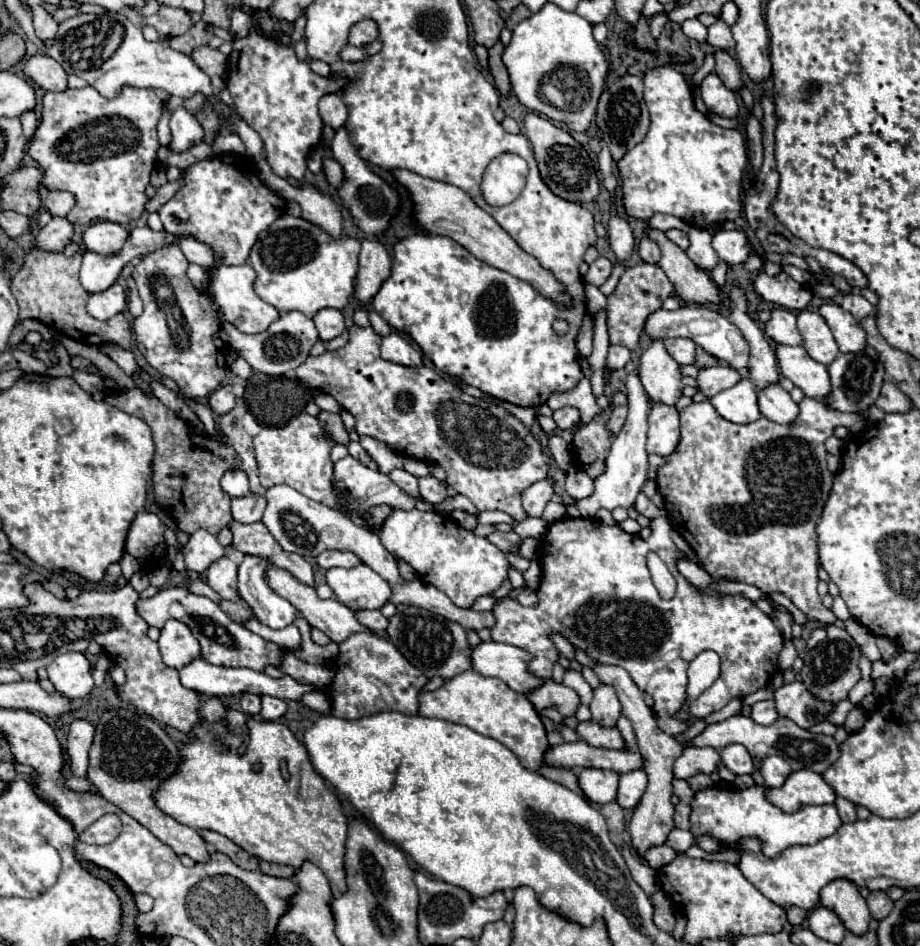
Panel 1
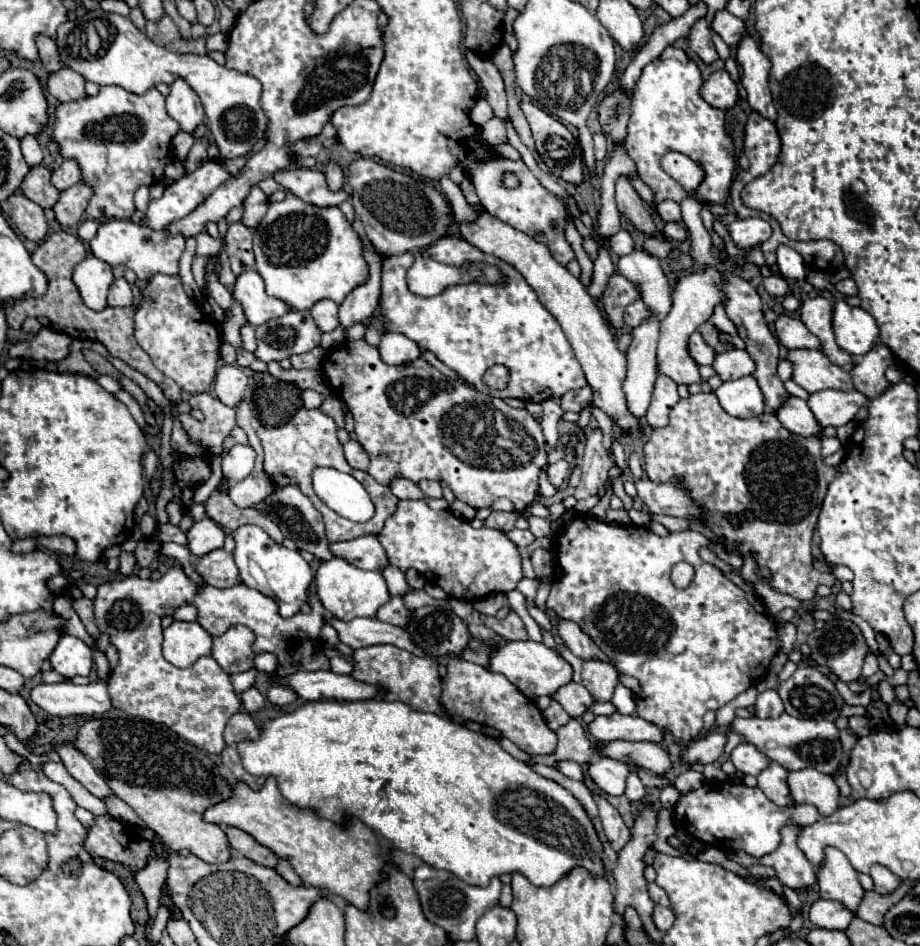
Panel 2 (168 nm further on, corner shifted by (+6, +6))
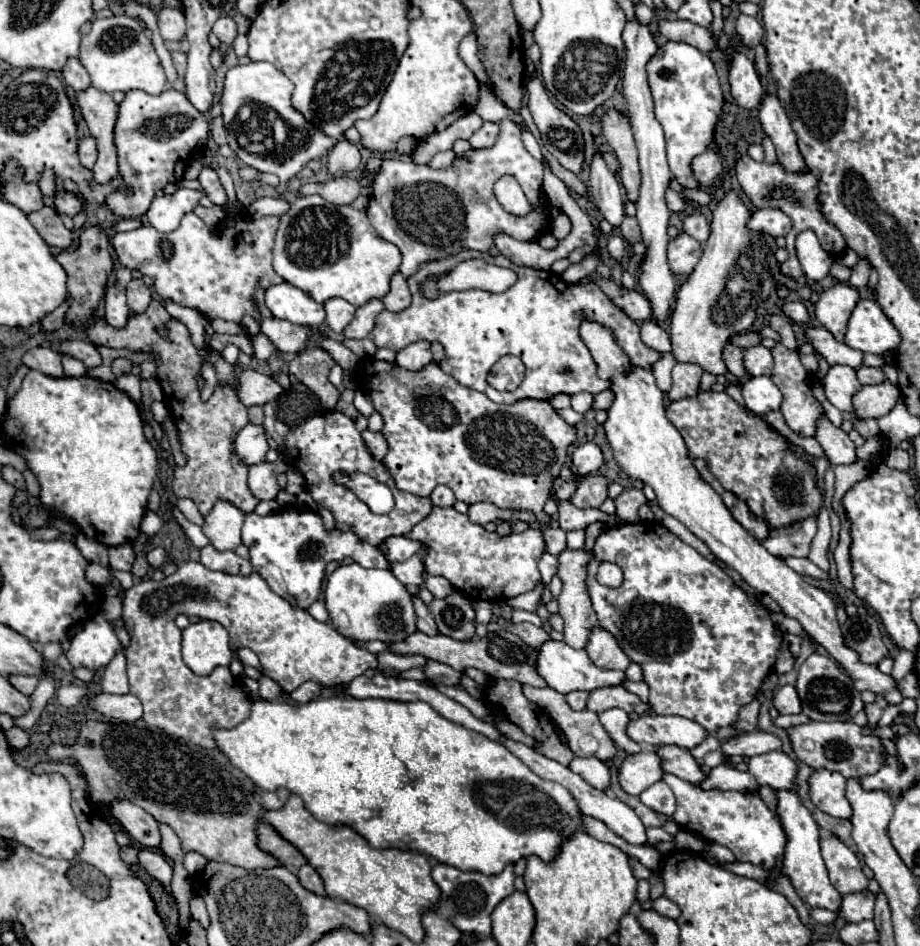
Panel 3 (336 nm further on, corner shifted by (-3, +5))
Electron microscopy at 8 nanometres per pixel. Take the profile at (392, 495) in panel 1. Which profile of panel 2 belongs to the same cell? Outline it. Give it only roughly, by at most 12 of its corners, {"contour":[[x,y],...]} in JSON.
{"contour":[[359,441],[343,445],[351,467],[367,471],[369,455]]}

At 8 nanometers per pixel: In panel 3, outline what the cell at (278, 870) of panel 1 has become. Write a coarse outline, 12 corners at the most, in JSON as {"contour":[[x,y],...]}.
{"contour":[[304,864],[296,876],[306,890],[326,896],[318,872]]}

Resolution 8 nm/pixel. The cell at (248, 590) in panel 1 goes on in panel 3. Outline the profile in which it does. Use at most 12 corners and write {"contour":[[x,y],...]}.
{"contour":[[248,514],[242,544],[254,570],[294,606],[320,596],[330,560],[388,568],[320,514]]}

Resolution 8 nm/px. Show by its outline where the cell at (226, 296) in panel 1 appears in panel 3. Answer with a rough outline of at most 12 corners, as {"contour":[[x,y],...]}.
{"contour":[[288,282],[268,286],[274,318],[320,326],[324,306]]}

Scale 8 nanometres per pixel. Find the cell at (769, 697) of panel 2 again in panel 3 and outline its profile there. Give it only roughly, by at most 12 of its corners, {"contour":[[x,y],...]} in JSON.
{"contour":[[782,686],[774,696],[780,714],[800,714],[794,686]]}

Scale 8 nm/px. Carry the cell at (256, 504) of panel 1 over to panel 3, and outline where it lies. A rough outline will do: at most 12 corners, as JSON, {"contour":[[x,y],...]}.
{"contour":[[284,454],[276,462],[250,466],[248,486],[258,500],[274,500],[276,476],[288,468]]}

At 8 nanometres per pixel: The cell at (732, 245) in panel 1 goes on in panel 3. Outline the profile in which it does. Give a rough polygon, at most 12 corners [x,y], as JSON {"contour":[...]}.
{"contour":[[766,208],[752,214],[754,232],[786,236],[792,222],[784,212]]}

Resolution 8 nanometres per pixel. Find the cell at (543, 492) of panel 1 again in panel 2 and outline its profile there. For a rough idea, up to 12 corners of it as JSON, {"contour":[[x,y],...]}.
{"contour":[[565,459],[549,465],[549,481],[555,487],[563,483],[569,473]]}

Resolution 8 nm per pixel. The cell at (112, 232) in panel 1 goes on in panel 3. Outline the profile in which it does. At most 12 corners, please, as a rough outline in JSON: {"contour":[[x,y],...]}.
{"contour":[[278,216],[114,234],[120,264],[206,318],[258,318]]}

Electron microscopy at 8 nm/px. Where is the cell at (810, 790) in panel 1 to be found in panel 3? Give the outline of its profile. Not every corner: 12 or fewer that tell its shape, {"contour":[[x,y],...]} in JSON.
{"contour":[[816,770],[808,780],[810,800],[834,818],[850,818],[846,778]]}

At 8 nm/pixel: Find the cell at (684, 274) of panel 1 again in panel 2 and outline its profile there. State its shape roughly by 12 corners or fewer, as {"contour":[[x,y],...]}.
{"contour":[[619,177],[615,201],[639,231],[651,235],[655,223],[629,177]]}

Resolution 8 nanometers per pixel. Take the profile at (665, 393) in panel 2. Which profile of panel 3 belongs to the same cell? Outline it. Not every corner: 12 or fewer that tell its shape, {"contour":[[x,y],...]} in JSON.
{"contour":[[676,364],[668,398],[698,394],[704,372],[698,364]]}

